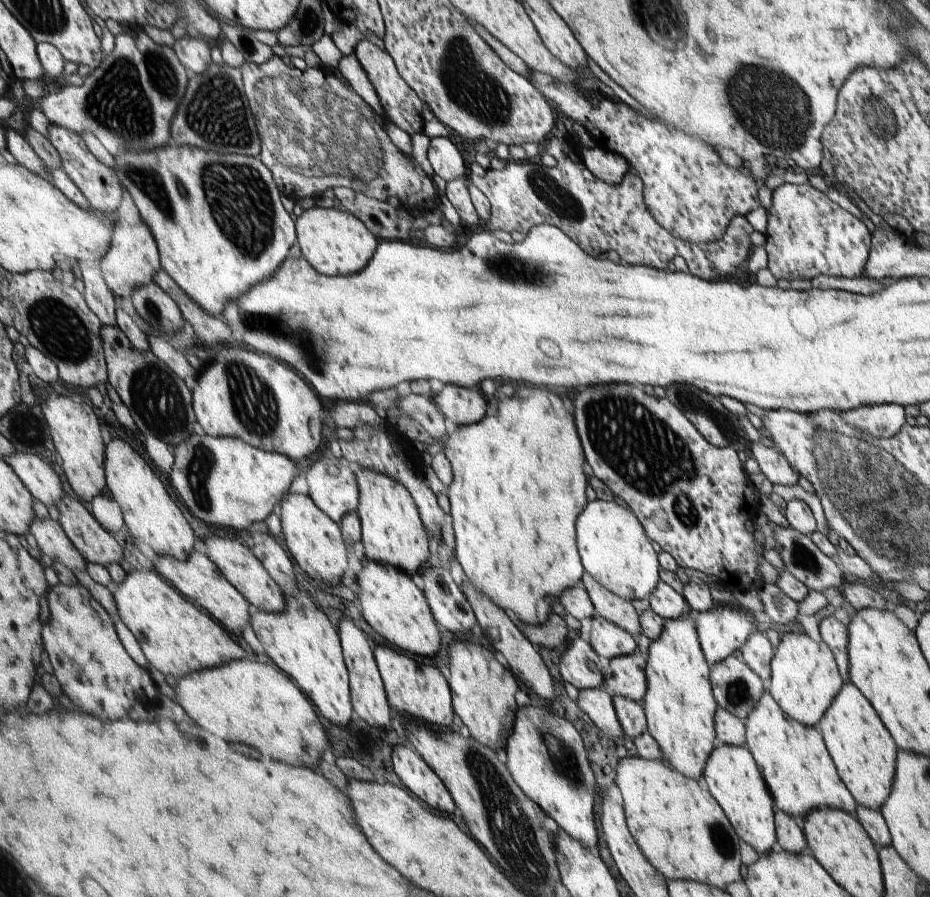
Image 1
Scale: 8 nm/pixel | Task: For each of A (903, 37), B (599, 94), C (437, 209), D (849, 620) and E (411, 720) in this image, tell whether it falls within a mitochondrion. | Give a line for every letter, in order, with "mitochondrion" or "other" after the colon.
A: mitochondrion
B: other
C: other
D: other
E: other

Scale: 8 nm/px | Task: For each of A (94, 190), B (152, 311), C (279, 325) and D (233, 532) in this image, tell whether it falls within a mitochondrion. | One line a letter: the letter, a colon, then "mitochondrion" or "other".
A: other
B: mitochondrion
C: mitochondrion
D: other

